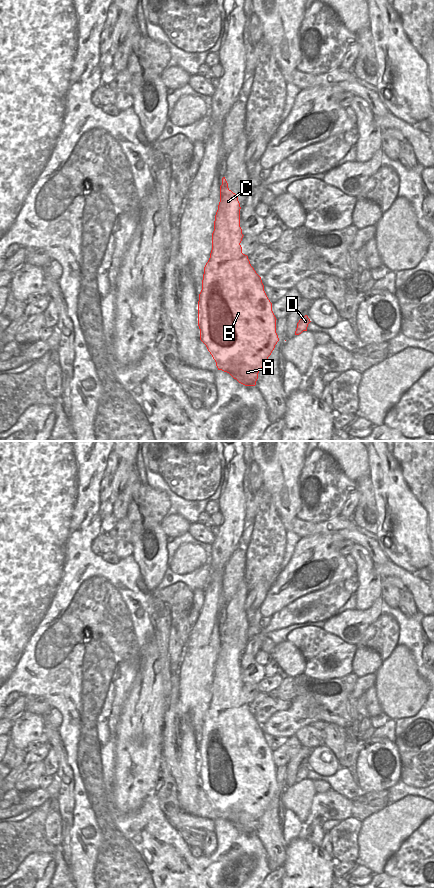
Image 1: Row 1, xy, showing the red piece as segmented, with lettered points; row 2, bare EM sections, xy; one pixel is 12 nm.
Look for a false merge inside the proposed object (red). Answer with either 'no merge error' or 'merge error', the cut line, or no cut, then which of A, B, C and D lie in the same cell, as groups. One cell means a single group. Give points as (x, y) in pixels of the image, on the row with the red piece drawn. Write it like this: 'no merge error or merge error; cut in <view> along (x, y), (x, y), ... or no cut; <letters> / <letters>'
merge error; cut in xy along (296, 330), (299, 333); A B C / D

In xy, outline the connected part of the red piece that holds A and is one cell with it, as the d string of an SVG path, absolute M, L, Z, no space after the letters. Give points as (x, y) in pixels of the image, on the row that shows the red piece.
M225 177L220 186L220 202L212 233L212 250L204 267L202 290L198 301L200 340L216 362L218 370L229 373L245 386L255 386L258 373L279 341L276 317L261 277L251 266L240 245L240 203L228 188Z

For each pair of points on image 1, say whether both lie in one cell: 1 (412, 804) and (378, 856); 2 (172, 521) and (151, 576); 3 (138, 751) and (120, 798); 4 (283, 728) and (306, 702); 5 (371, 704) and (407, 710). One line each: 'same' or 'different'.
1: same
2: different
3: same
4: same
5: different

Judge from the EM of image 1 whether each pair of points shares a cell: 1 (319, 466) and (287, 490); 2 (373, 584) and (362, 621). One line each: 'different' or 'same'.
1: different
2: different

